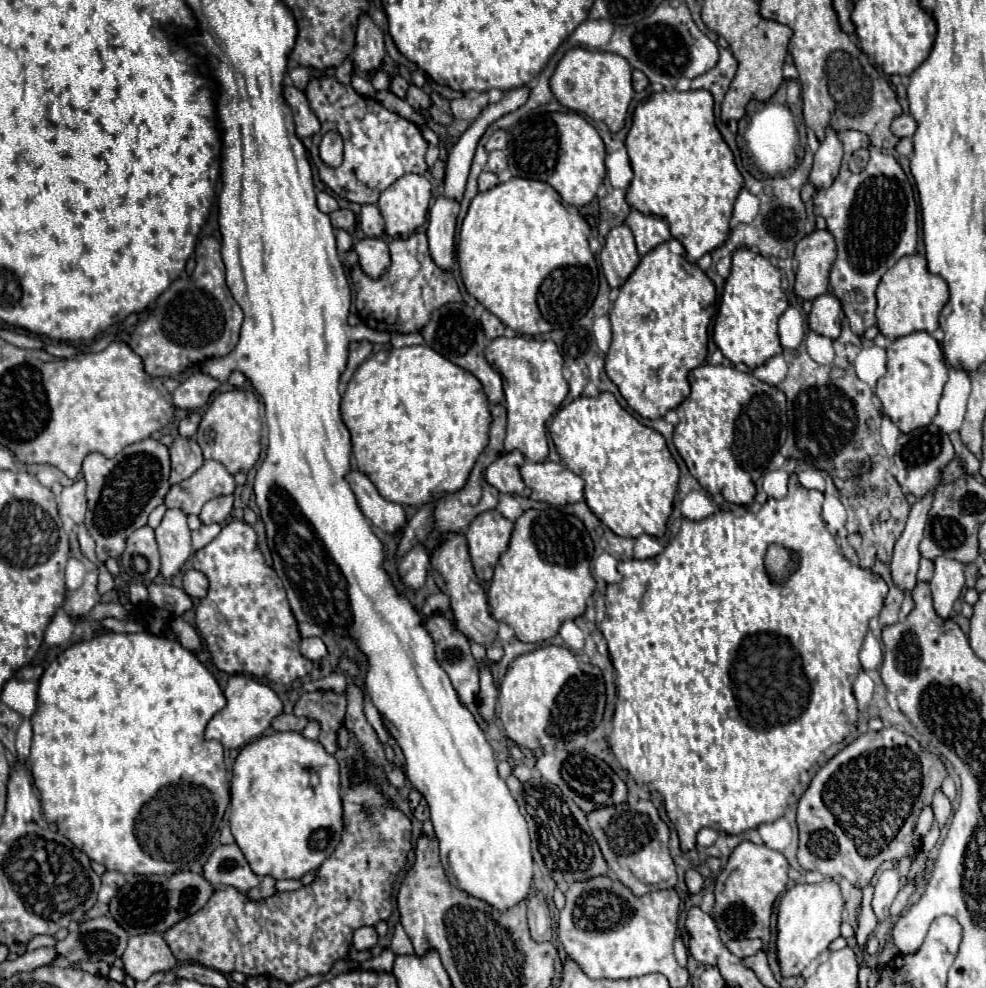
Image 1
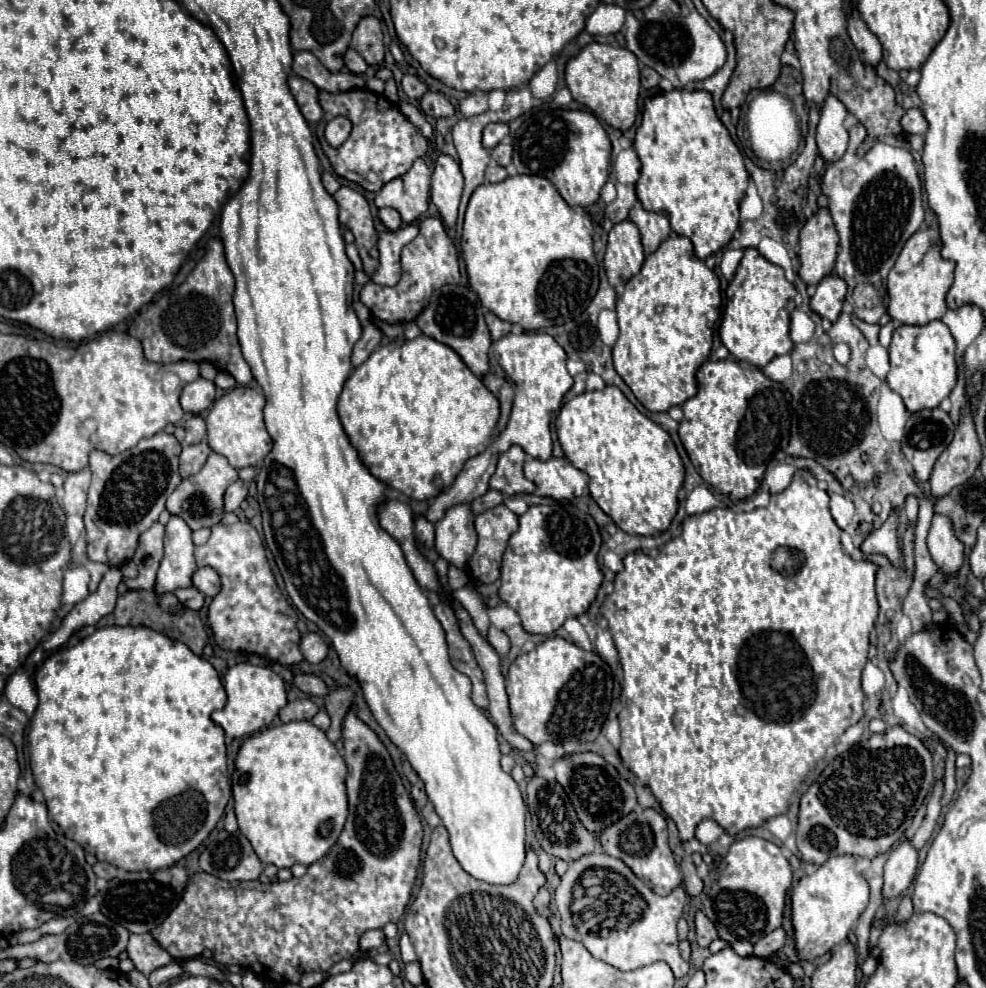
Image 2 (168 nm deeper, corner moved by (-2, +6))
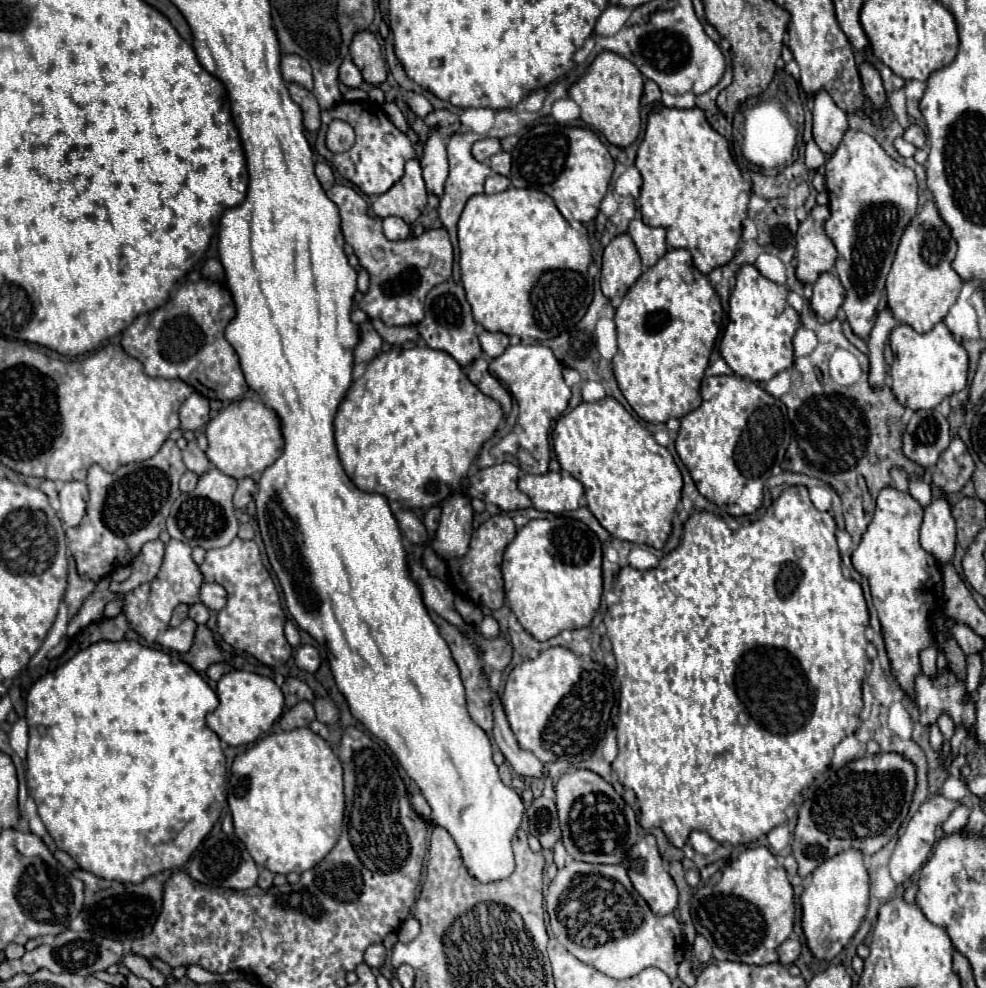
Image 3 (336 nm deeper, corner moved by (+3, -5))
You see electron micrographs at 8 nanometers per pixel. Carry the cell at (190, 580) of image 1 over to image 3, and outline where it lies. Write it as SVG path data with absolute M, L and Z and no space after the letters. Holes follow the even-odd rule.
M204 583L200 589L200 601L214 611L220 611L226 607L226 589L218 583Z

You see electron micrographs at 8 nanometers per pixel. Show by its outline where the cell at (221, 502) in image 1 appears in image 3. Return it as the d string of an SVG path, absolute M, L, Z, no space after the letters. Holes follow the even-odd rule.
M250 477L242 479L242 481L238 483L236 493L234 493L234 507L236 507L236 509L246 509L246 505L248 505L250 499L252 499L252 493L254 493L254 481L252 481Z

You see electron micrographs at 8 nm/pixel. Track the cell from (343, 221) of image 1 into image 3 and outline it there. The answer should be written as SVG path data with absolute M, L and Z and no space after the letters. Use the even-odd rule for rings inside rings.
M334 185L326 191L326 195L338 205L344 241L352 245L356 257L360 259L360 265L370 273L370 283L384 285L390 281L390 289L376 289L376 287L368 289L358 307L368 315L376 315L372 319L380 319L388 327L404 327L420 323L424 319L426 293L434 285L450 279L452 275L452 243L448 239L448 231L430 229L424 231L420 237L390 241L384 237L380 221L368 215L368 203L352 187Z

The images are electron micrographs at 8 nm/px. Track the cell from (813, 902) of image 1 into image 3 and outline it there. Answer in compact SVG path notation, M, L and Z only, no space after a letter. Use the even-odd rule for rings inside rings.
M846 849L824 861L812 873L812 883L802 897L802 929L808 947L820 961L832 961L854 937L868 911L868 871L858 849Z

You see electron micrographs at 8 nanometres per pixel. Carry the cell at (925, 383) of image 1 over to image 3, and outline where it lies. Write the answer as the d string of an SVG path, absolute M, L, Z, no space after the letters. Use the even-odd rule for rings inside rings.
M900 323L890 333L890 347L896 355L896 361L890 367L892 389L904 407L914 411L934 409L944 397L950 397L966 387L968 353L944 323L938 323L928 333L916 333L910 325Z

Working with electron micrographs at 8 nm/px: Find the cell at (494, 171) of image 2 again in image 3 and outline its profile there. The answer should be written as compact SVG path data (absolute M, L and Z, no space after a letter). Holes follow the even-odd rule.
M492 173L488 179L486 179L486 193L500 193L504 189L510 187L510 179L504 177L504 175L498 175L498 173Z

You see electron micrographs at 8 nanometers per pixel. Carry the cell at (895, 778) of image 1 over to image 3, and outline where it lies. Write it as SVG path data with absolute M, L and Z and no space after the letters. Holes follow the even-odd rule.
M898 753L866 755L840 769L836 781L818 789L816 797L804 801L798 813L792 843L792 853L798 861L798 875L802 879L808 877L828 857L850 847L860 849L864 855L882 849L906 819L914 787L914 765Z

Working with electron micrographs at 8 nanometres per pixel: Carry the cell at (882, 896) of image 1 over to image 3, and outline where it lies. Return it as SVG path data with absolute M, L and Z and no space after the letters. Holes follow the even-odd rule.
M936 793L936 795L930 795L922 805L920 809L914 813L914 817L908 821L906 825L906 831L904 835L898 839L896 843L896 849L892 853L892 859L890 859L890 873L892 873L892 879L896 881L898 887L902 887L920 867L922 863L928 859L932 847L934 847L934 841L936 841L936 827L942 825L950 813L960 805L962 801L952 801L952 799L946 799L942 793Z

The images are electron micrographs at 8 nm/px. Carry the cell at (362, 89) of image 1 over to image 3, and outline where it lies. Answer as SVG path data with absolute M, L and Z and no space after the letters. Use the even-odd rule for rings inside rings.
M282 55L280 69L286 83L294 81L294 83L304 85L308 91L312 89L312 69L308 61L304 61L300 55Z

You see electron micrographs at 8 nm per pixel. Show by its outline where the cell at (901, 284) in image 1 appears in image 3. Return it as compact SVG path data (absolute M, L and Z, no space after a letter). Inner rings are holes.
M928 199L922 207L918 207L916 215L908 223L886 281L888 307L892 309L896 319L910 325L918 333L928 333L946 317L948 309L956 303L956 297L962 289L962 279L952 269L956 249L958 245L952 237L950 227L940 217L936 203Z

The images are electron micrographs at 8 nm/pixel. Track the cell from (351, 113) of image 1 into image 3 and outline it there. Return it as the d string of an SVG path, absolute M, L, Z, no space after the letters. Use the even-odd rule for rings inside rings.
M366 99L366 101L342 101L334 109L322 111L322 127L318 131L316 149L328 163L332 163L338 169L338 173L344 179L358 185L360 191L364 191L366 195L386 193L404 175L404 163L408 159L416 157L410 139L402 131L398 131L390 123L384 109L376 101L370 101L370 99ZM332 119L342 119L342 121L350 123L352 129L356 131L356 143L344 153L332 153L324 143L326 129L328 129Z

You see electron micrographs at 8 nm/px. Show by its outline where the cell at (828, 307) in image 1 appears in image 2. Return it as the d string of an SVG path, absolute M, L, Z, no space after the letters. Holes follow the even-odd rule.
M825 276L819 282L815 296L811 298L811 310L821 318L835 322L841 314L845 294L847 294L847 284L841 278Z

